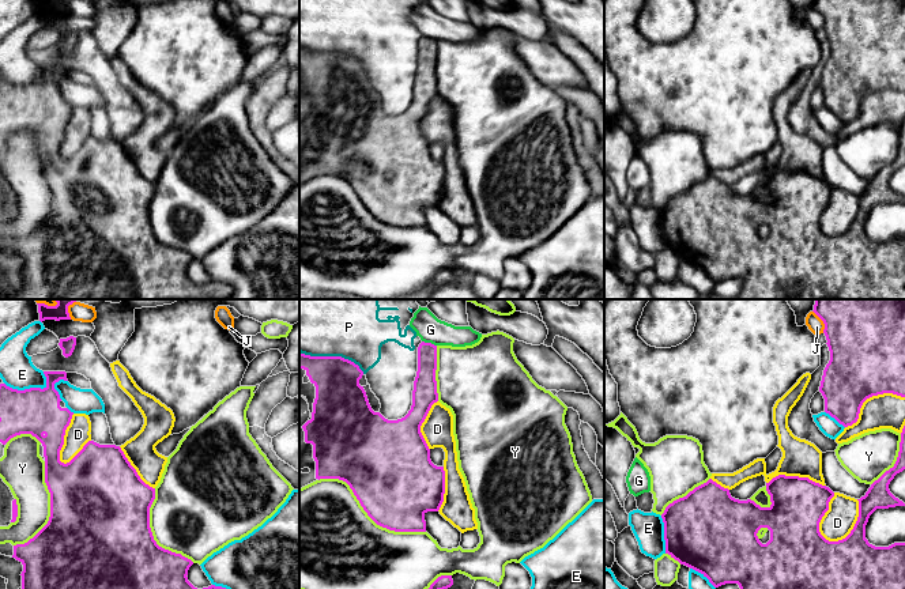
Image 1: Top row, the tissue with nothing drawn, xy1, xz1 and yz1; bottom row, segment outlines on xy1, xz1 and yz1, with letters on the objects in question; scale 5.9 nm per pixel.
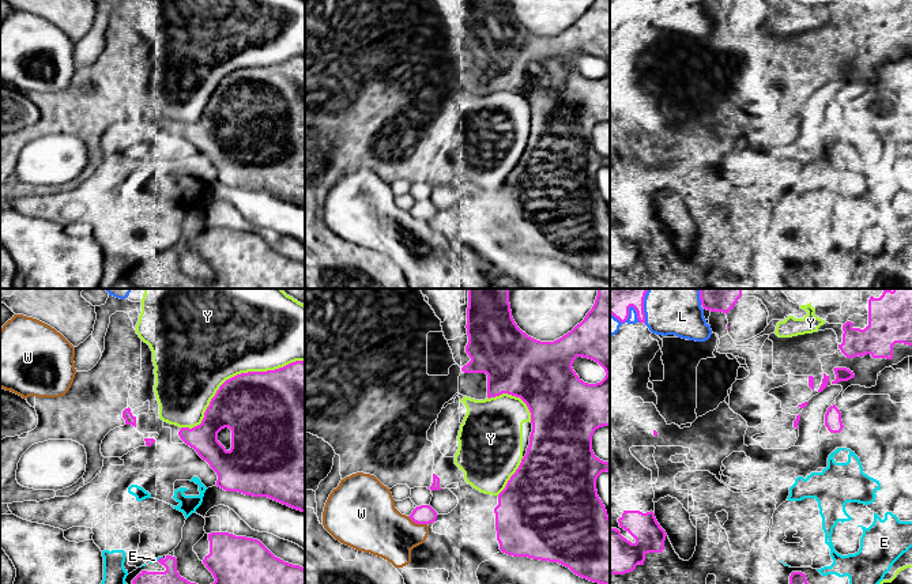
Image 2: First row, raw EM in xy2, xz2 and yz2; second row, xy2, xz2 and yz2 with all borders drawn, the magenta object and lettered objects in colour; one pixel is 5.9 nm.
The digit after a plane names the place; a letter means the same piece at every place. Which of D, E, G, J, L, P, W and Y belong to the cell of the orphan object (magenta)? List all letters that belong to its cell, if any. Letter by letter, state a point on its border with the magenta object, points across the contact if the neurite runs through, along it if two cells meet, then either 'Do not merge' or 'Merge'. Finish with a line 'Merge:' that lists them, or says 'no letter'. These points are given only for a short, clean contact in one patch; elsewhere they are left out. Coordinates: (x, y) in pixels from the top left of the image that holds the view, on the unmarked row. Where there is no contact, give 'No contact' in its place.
D: Touches magenta at yz1 (853, 223). Do not merge
E: Touches magenta at xy1 (30, 83). Do not merge
G: Touches magenta at xz1 (429, 38). Do not merge
J: Touches magenta at yz1 (822, 15). Do not merge
L: Touches magenta at yz2 (644, 10). Do not merge
P: Touches magenta at xz1 (334, 52). Do not merge
W: Touches magenta at xz2 (417, 218). Boundary: xz2 (407, 211), (417, 218), (426, 219). Do not merge
Y: Touches magenta at xy2 (234, 71). Do not merge
Merge: no letter

